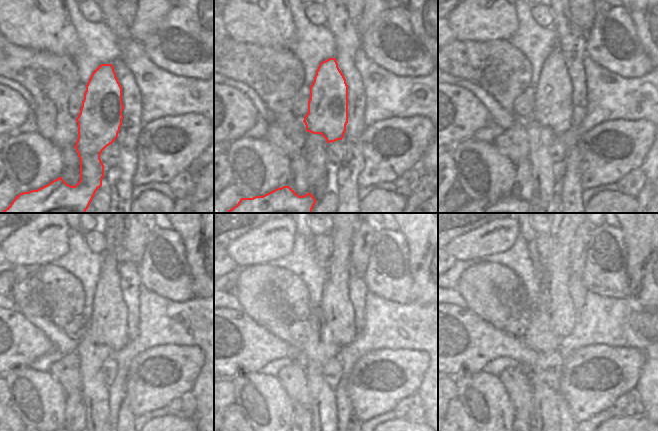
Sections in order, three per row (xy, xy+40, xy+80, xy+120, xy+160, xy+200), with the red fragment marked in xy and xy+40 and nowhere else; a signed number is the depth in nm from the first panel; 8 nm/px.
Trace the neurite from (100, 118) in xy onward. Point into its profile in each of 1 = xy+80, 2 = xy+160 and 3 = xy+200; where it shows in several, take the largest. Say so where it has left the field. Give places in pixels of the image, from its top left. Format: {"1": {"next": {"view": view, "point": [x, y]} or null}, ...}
{"1": {"next": {"view": "xy+80", "point": [553, 97]}}, "2": {"next": {"view": "xy+160", "point": [336, 314]}}, "3": {"next": {"view": "xy+200", "point": [563, 315]}}}

